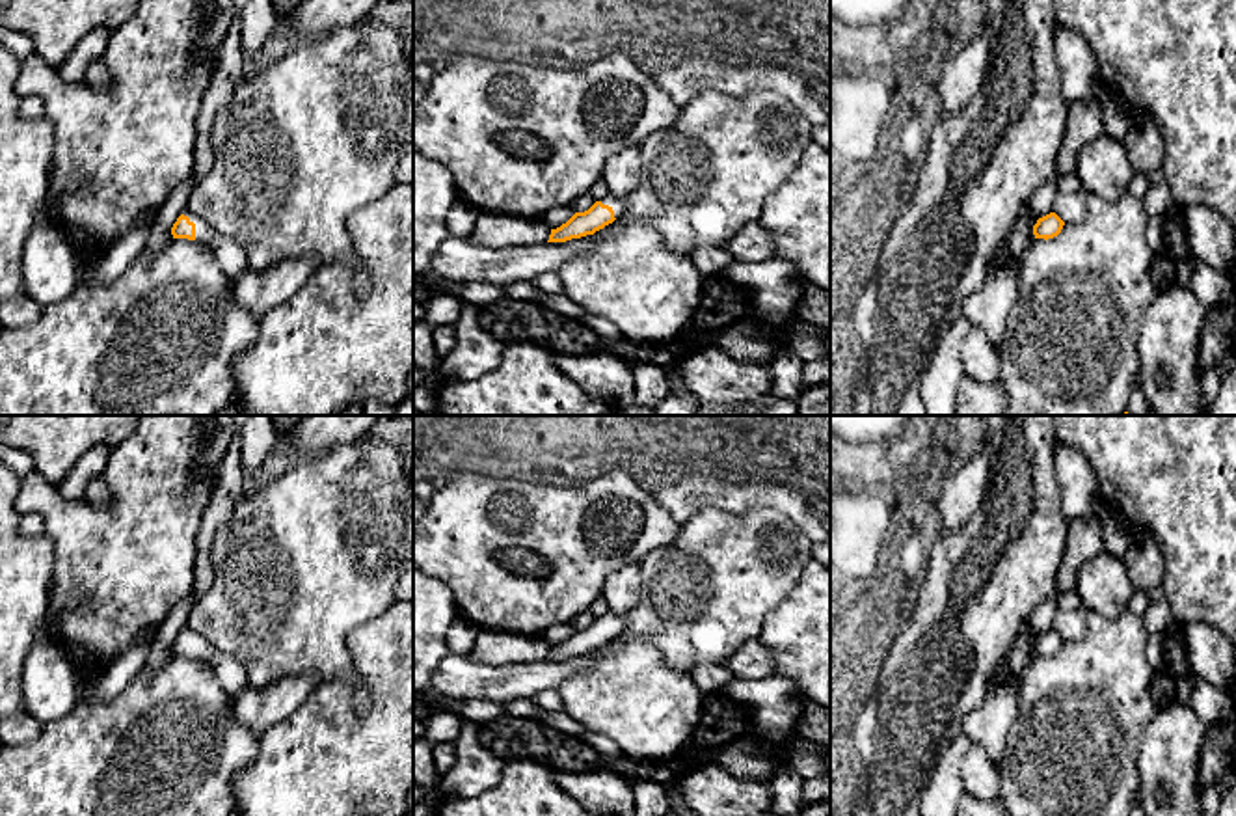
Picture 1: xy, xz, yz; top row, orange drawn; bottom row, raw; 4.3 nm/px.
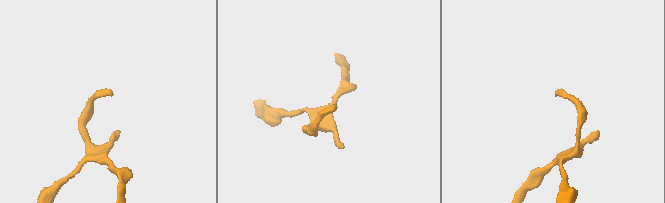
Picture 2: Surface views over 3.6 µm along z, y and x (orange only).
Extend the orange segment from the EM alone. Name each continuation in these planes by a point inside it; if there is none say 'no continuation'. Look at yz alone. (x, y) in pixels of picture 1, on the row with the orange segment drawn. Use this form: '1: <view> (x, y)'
no continuation

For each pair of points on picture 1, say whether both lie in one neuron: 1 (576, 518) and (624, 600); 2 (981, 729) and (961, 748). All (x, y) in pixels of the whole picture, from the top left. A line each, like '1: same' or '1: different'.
1: different
2: different

